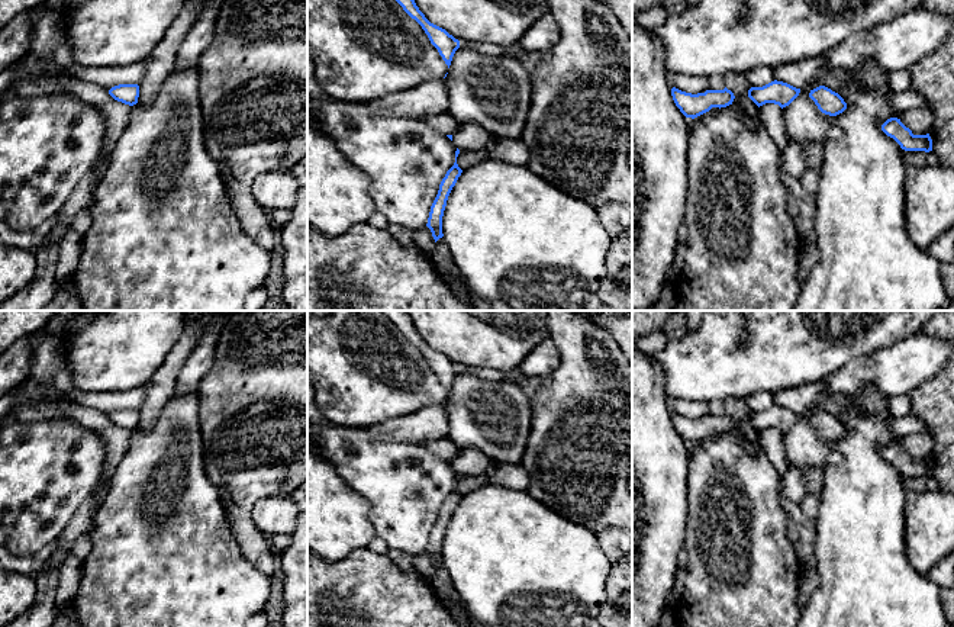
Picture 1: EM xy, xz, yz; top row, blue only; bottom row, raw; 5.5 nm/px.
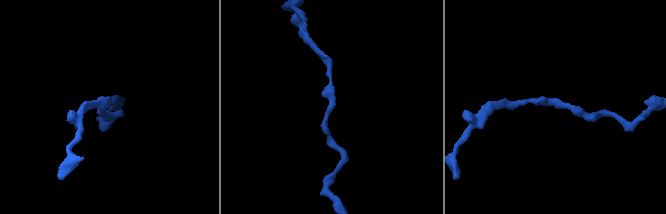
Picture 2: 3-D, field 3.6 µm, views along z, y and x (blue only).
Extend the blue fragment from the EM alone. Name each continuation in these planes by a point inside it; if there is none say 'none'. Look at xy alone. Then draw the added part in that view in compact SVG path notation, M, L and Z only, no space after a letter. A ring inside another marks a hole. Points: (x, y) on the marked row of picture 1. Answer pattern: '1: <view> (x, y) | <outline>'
none

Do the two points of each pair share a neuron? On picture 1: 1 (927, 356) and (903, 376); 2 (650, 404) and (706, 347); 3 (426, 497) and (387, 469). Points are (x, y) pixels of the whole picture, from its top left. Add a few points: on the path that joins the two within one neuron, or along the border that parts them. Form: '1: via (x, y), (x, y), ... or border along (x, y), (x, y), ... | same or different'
1: via (921, 359), (909, 370) | same
2: border along (654, 356), (663, 373), (666, 398), (670, 402) | different
3: via (416, 486), (405, 485), (397, 478) | same

